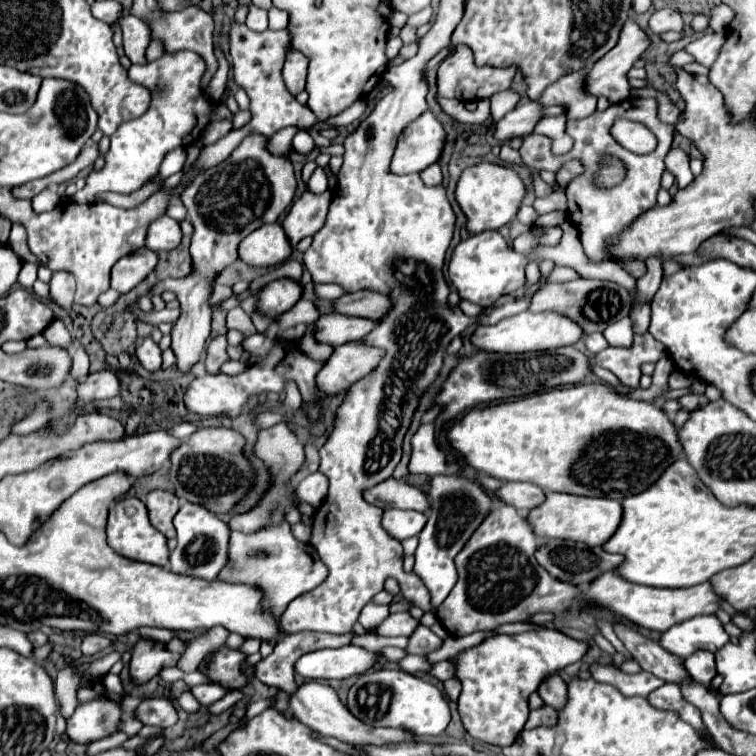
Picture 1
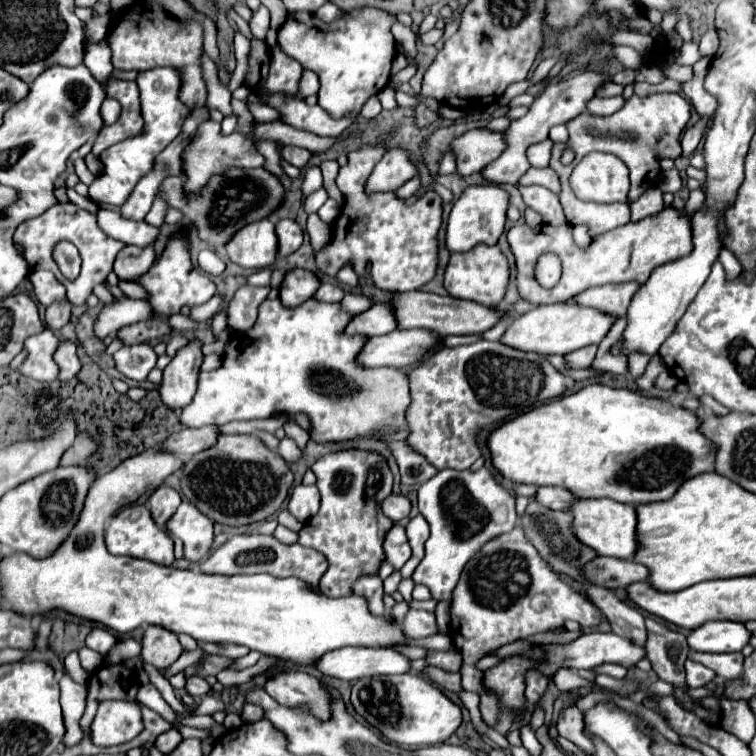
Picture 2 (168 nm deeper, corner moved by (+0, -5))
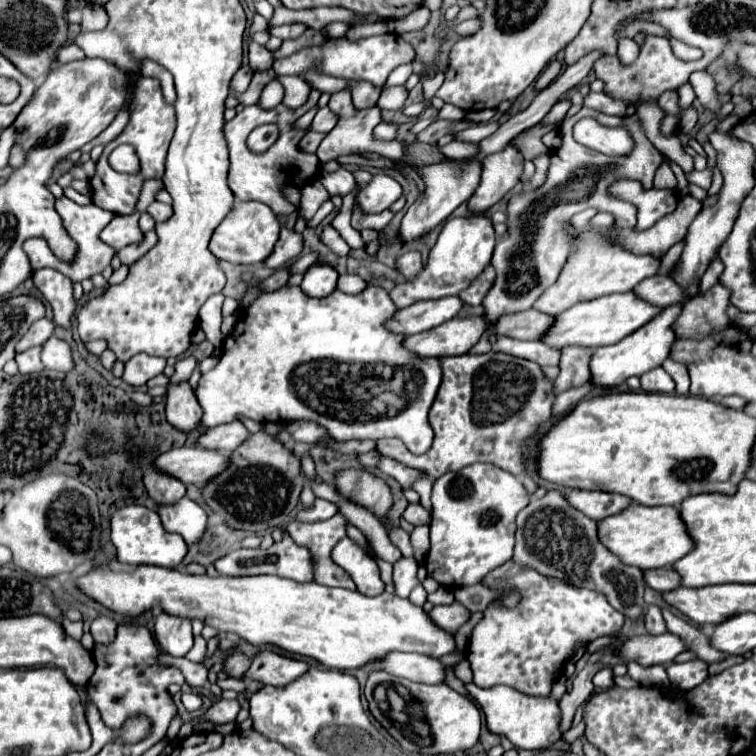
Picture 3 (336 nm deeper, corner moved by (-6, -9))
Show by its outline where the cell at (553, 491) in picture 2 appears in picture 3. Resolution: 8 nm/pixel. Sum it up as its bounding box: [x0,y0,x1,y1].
[565,490,631,520]

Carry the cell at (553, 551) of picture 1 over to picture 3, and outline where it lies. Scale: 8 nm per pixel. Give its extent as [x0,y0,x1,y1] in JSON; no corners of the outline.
[643,568,679,592]

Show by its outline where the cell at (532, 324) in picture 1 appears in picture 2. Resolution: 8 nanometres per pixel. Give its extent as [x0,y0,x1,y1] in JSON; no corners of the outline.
[501,302,615,354]

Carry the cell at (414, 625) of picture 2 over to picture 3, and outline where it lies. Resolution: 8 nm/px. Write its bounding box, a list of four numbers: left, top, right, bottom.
[431,602,469,634]

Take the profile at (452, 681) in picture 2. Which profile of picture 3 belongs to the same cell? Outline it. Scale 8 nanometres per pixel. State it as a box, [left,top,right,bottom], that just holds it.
[465,684,559,750]

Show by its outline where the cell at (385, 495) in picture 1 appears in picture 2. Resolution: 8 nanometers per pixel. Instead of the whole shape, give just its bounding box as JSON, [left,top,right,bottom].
[381,494,411,522]

